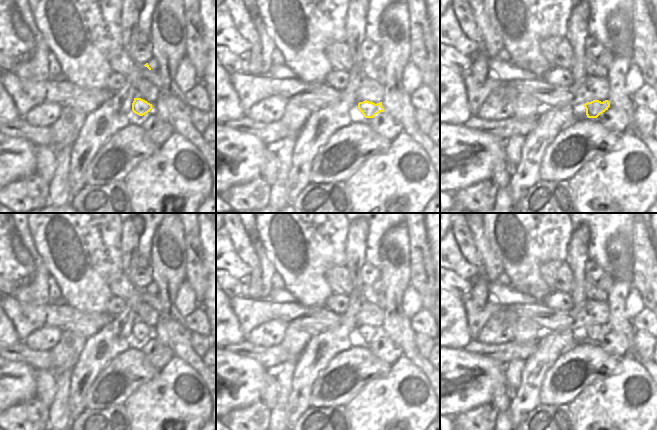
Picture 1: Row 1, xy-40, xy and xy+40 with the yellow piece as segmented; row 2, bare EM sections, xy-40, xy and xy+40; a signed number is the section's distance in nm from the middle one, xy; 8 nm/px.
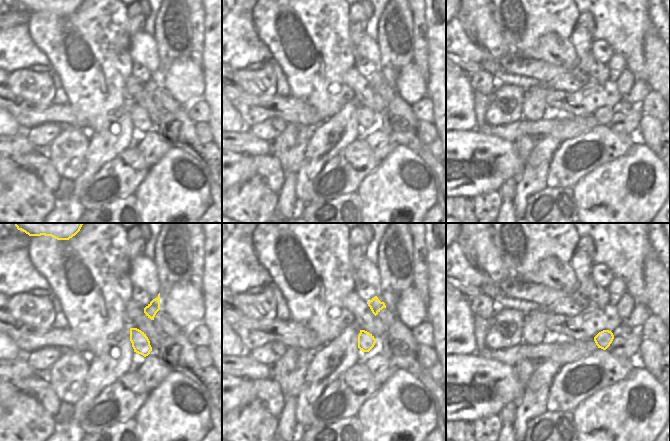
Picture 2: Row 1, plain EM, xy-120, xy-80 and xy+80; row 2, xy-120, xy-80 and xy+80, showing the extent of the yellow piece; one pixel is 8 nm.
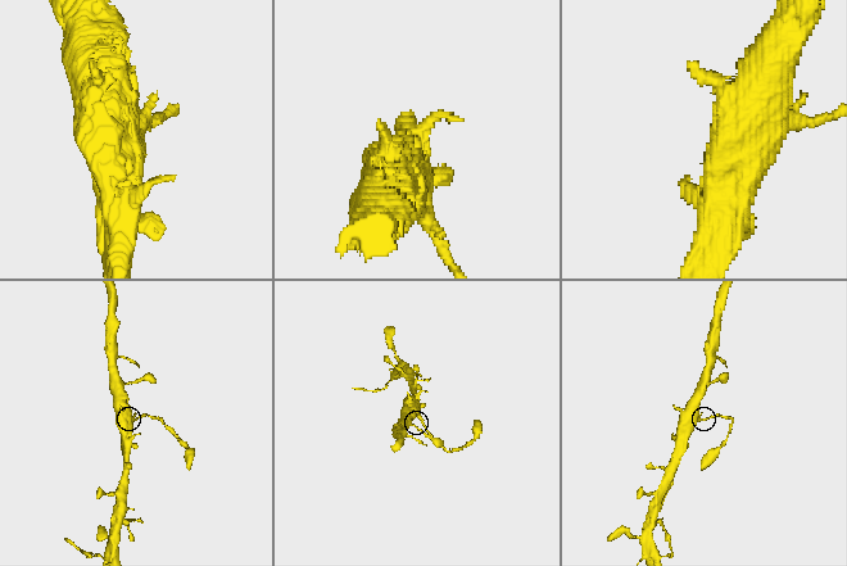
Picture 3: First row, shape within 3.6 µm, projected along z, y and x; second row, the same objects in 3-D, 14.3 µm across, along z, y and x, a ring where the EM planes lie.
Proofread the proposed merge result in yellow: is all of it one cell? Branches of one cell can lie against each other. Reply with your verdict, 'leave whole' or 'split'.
split

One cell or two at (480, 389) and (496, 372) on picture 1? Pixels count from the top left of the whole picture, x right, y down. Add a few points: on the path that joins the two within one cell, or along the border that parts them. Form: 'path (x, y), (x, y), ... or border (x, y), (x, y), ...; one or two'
path (483, 385), (492, 376); one

